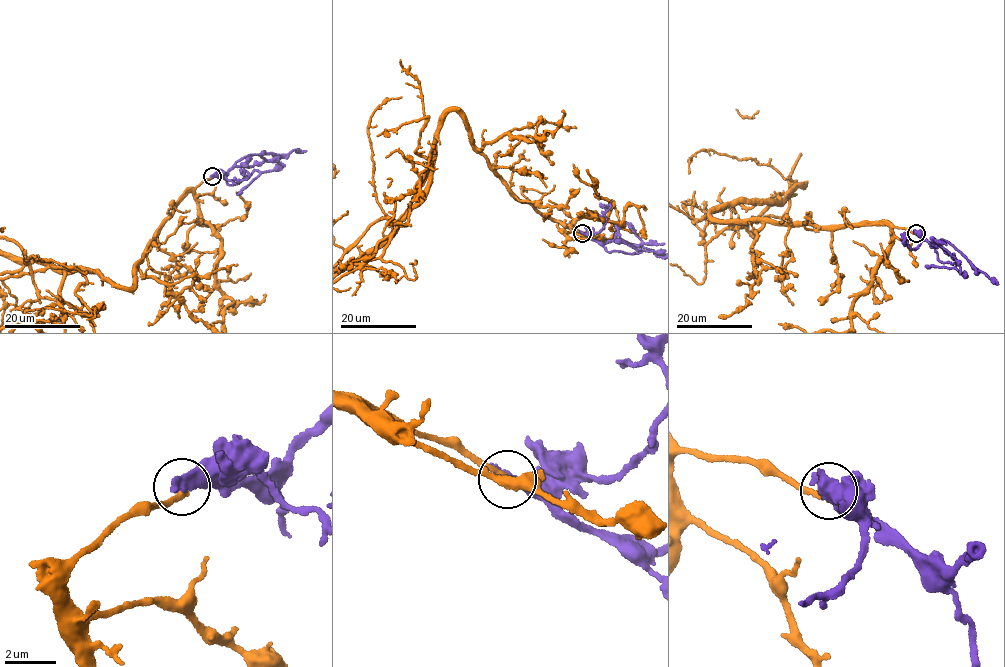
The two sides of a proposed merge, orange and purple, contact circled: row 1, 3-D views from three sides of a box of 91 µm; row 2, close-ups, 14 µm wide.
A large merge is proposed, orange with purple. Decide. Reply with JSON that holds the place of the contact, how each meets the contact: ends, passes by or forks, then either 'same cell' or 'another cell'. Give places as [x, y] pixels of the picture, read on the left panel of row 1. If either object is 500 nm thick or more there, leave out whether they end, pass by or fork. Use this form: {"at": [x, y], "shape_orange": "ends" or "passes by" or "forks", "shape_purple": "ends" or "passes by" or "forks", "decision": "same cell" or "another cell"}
{"at": [212, 176], "decision": "another cell"}

